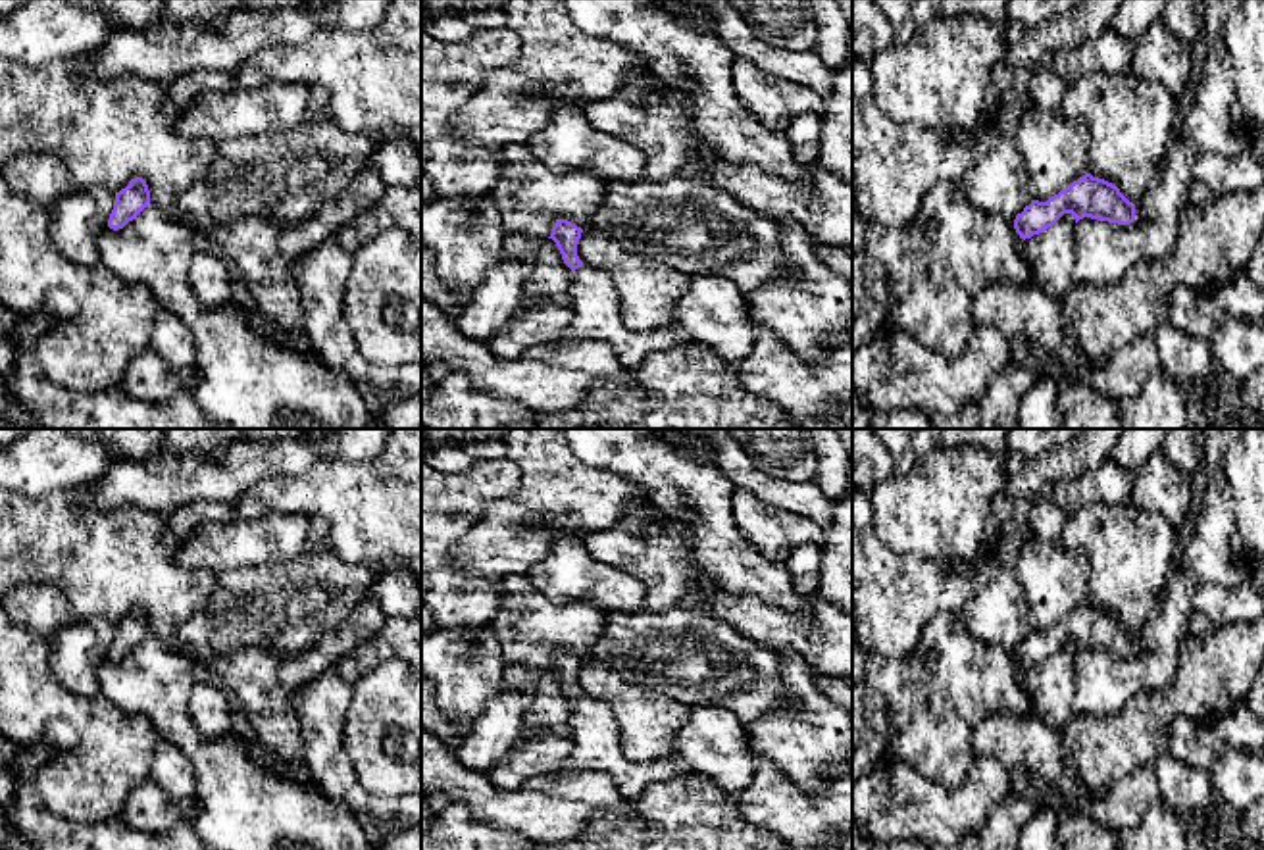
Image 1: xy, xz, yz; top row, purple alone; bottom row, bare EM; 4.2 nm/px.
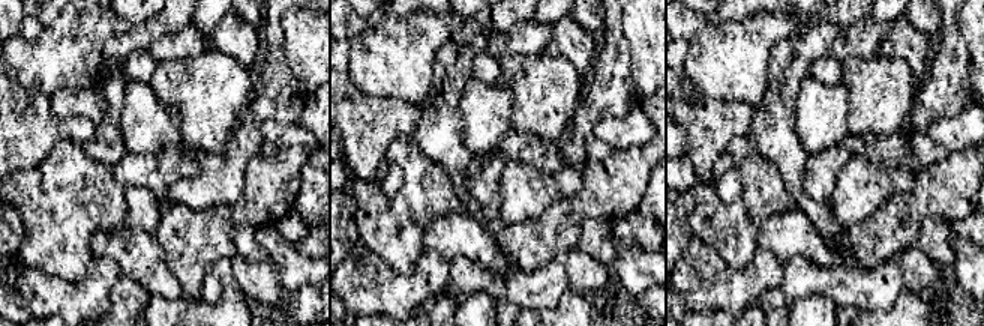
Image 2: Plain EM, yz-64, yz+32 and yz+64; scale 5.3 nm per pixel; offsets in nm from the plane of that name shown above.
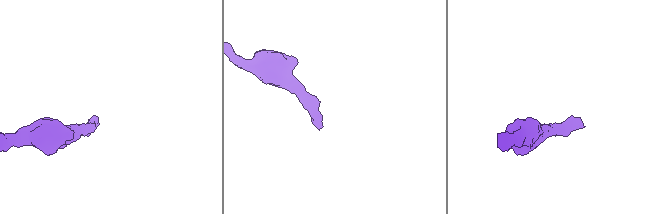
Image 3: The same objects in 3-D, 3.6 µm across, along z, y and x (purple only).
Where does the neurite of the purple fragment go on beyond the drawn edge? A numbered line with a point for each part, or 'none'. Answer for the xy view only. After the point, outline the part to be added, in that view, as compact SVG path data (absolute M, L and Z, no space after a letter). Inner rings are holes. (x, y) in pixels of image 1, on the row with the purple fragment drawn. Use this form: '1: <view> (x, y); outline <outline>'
none

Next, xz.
1: xz (595, 316); outline M583 265L571 271L568 298L573 306L573 319L560 342L604 340L616 360L631 371L639 369L654 352L668 350L677 342L671 327L629 331L616 308L612 279L602 269Z

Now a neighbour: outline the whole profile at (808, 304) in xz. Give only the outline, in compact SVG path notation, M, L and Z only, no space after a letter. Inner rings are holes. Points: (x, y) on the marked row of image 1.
M793 217L777 219L785 273L745 294L758 329L773 331L796 356L818 362L827 338L852 333L852 285L814 254L814 238Z

